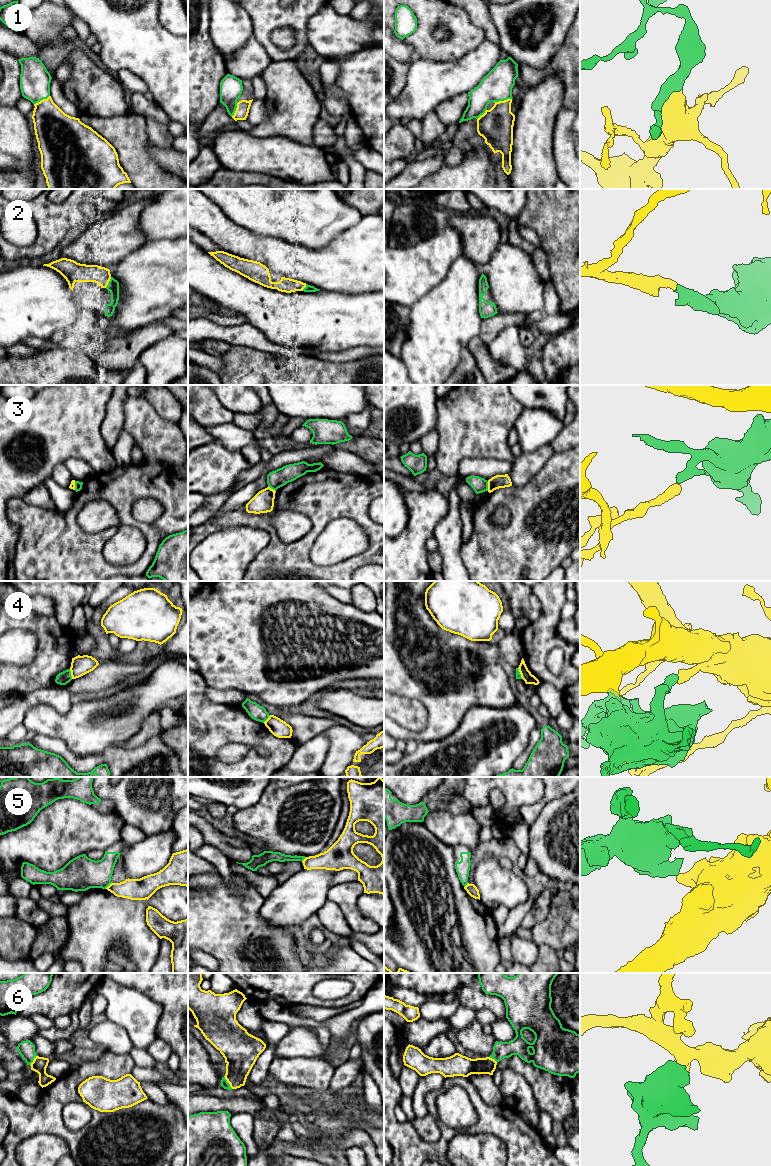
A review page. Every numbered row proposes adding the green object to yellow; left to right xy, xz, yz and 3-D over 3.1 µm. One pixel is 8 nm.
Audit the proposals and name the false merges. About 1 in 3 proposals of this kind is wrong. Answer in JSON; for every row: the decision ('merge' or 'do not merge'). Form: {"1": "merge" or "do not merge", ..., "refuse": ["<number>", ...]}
{"1": "merge", "2": "merge", "3": "do not merge", "4": "do not merge", "5": "do not merge", "6": "merge", "refuse": ["3", "4", "5"]}

